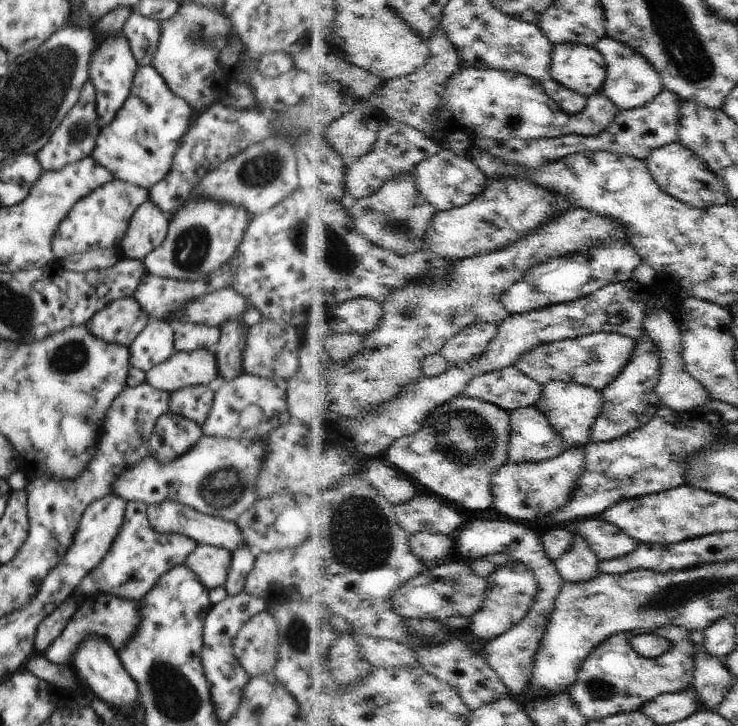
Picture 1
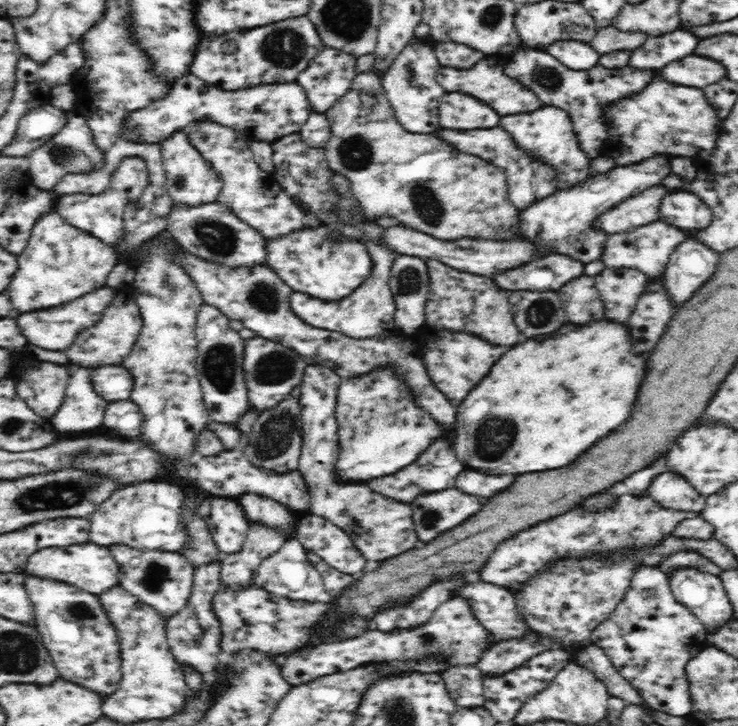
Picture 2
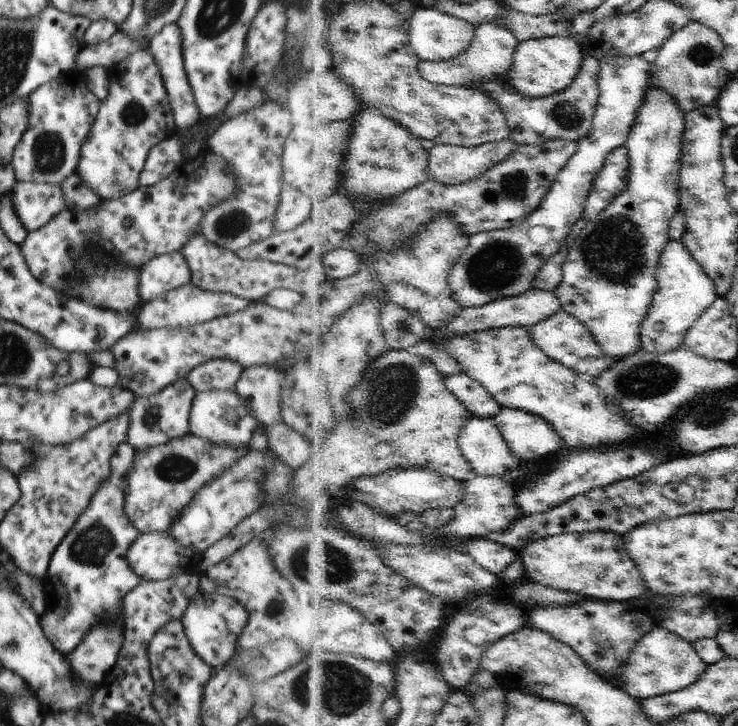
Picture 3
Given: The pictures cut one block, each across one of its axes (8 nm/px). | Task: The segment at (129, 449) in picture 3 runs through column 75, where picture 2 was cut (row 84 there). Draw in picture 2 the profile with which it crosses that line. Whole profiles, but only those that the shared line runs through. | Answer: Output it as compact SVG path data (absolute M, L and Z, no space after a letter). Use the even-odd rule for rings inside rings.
M560 40L543 50L522 46L515 50L510 58L512 60L506 64L504 74L516 78L518 82L524 84L526 89L536 93L538 99L542 101L542 106L564 109L572 119L574 133L583 153L589 158L603 152L606 140L609 138L608 123L604 115L606 106L614 104L620 98L642 92L642 88L646 88L646 84L650 84L652 80L652 72L640 72L634 68L608 70L602 66L596 66L598 52L592 46L574 42L574 40ZM562 64L566 64L568 68ZM582 70L588 70L588 72L582 72Z

